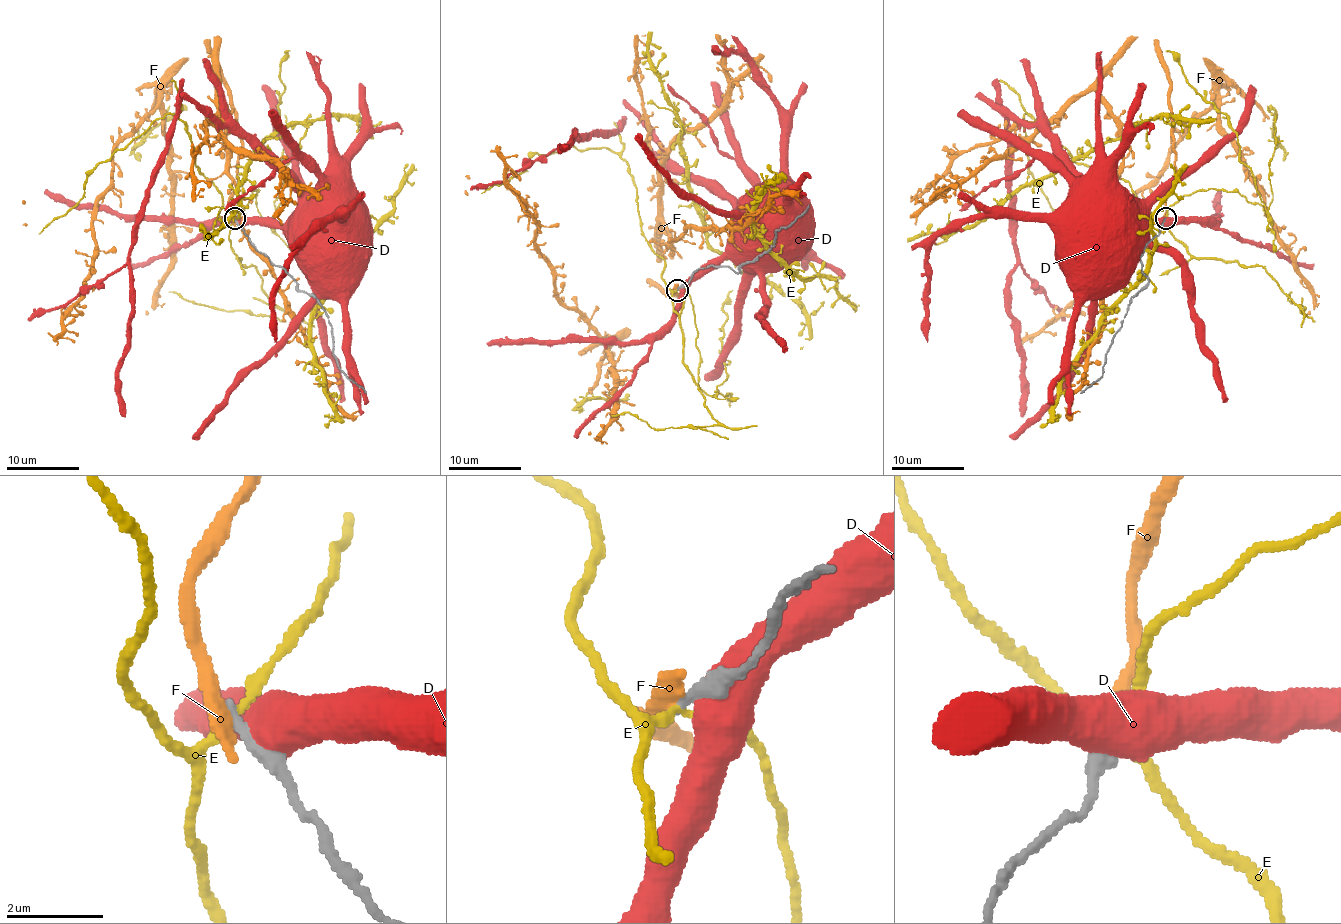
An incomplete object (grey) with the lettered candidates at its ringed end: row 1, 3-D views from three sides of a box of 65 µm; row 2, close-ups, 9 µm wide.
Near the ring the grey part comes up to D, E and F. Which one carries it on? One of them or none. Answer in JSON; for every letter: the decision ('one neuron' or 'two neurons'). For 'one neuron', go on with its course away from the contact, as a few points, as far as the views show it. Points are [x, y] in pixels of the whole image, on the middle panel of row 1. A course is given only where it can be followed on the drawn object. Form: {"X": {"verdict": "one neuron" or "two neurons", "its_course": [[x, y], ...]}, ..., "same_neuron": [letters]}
{"D": {"verdict": "two neurons"}, "E": {"verdict": "two neurons"}, "F": {"verdict": "two neurons"}, "same_neuron": []}

